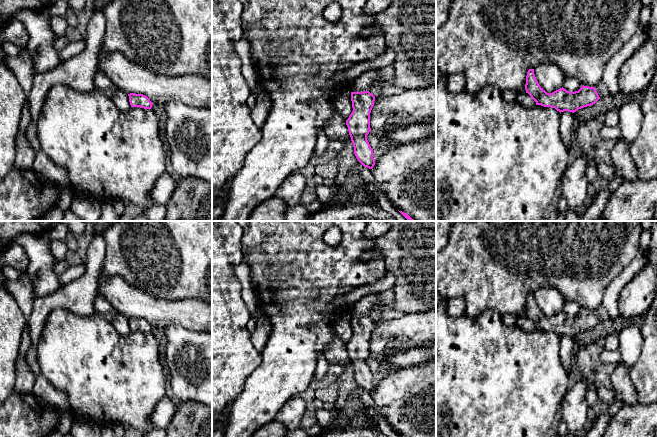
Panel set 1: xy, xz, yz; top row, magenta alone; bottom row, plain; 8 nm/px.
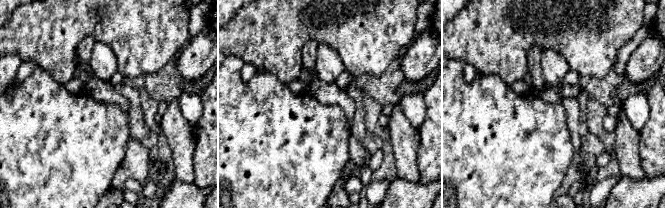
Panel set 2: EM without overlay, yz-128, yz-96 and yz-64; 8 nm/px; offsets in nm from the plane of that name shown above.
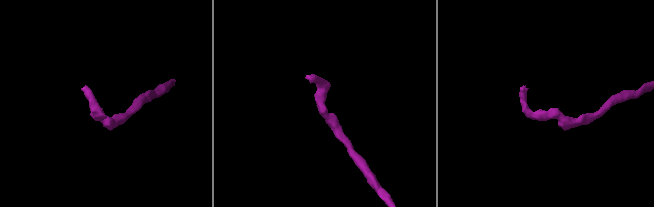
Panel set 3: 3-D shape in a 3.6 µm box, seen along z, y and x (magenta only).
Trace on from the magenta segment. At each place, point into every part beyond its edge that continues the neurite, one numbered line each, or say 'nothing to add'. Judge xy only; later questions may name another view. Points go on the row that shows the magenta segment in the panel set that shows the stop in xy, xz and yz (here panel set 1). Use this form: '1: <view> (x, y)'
nothing to add

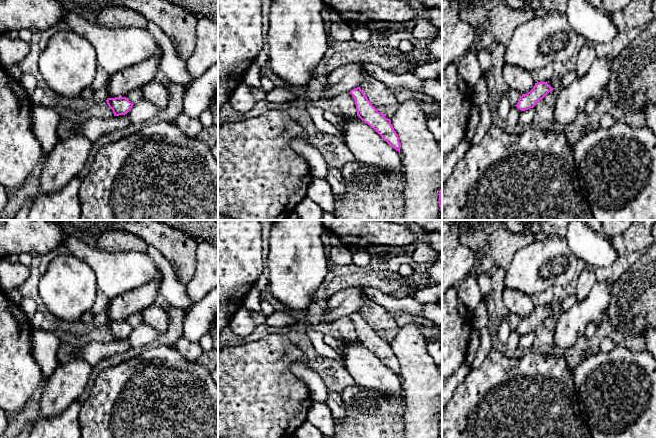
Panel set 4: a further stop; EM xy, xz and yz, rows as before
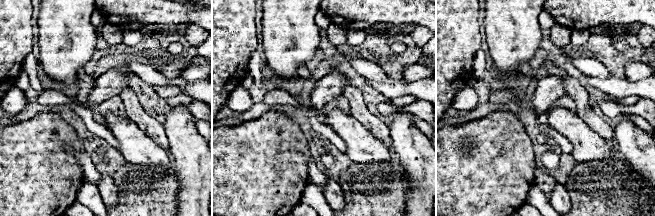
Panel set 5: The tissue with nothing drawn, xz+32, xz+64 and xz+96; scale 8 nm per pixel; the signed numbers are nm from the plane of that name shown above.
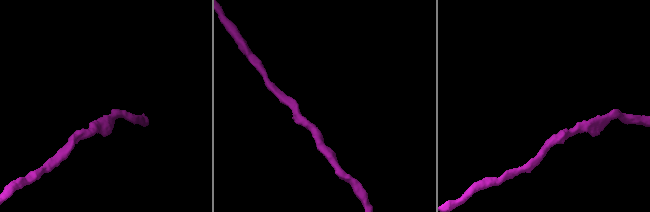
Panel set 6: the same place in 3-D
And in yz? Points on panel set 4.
nothing to add

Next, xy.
nothing to add

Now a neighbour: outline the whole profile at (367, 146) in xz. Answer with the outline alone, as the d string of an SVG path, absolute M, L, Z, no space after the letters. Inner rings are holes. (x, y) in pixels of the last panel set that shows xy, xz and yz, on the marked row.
M338 114L344 126L346 145L355 161L376 166L385 173L403 171L401 155L367 123L352 121L345 114Z

